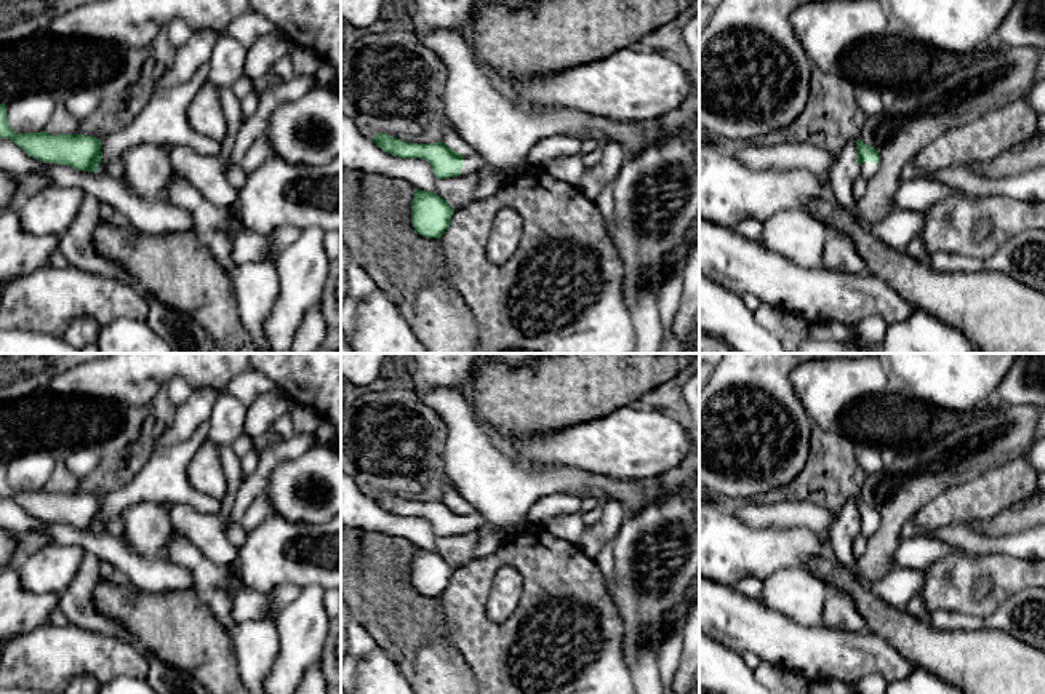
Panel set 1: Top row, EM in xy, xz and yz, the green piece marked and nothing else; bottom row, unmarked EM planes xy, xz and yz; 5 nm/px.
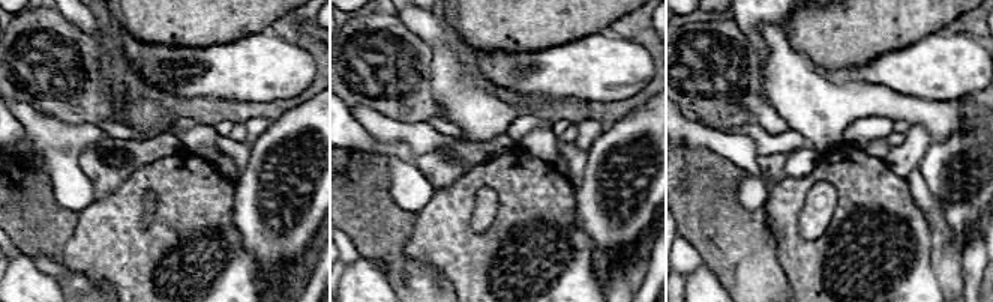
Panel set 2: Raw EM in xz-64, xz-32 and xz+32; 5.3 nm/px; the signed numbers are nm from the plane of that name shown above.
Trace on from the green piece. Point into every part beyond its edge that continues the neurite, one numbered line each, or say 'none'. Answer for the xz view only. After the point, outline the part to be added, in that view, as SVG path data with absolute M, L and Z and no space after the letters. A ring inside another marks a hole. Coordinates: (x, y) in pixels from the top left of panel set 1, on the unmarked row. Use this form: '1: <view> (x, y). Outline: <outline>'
1: xz (472, 522). Outline: M472 512L472 513L464 515L461 532L474 532L483 526L490 526L485 517L478 512Z

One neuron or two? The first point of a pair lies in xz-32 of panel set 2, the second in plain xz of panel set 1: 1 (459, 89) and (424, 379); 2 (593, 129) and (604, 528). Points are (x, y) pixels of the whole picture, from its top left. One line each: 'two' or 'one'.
1: two
2: one

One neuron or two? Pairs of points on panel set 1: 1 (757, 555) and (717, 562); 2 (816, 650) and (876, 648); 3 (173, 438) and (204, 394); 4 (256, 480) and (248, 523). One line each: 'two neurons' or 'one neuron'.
1: one neuron
2: one neuron
3: one neuron
4: two neurons

